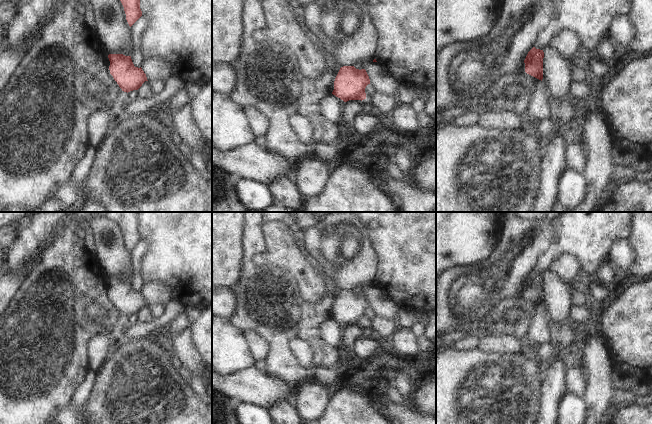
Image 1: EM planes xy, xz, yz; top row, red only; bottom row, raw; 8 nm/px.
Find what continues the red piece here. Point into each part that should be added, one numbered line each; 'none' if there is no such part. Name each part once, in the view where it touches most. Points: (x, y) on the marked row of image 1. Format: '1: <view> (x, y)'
none

